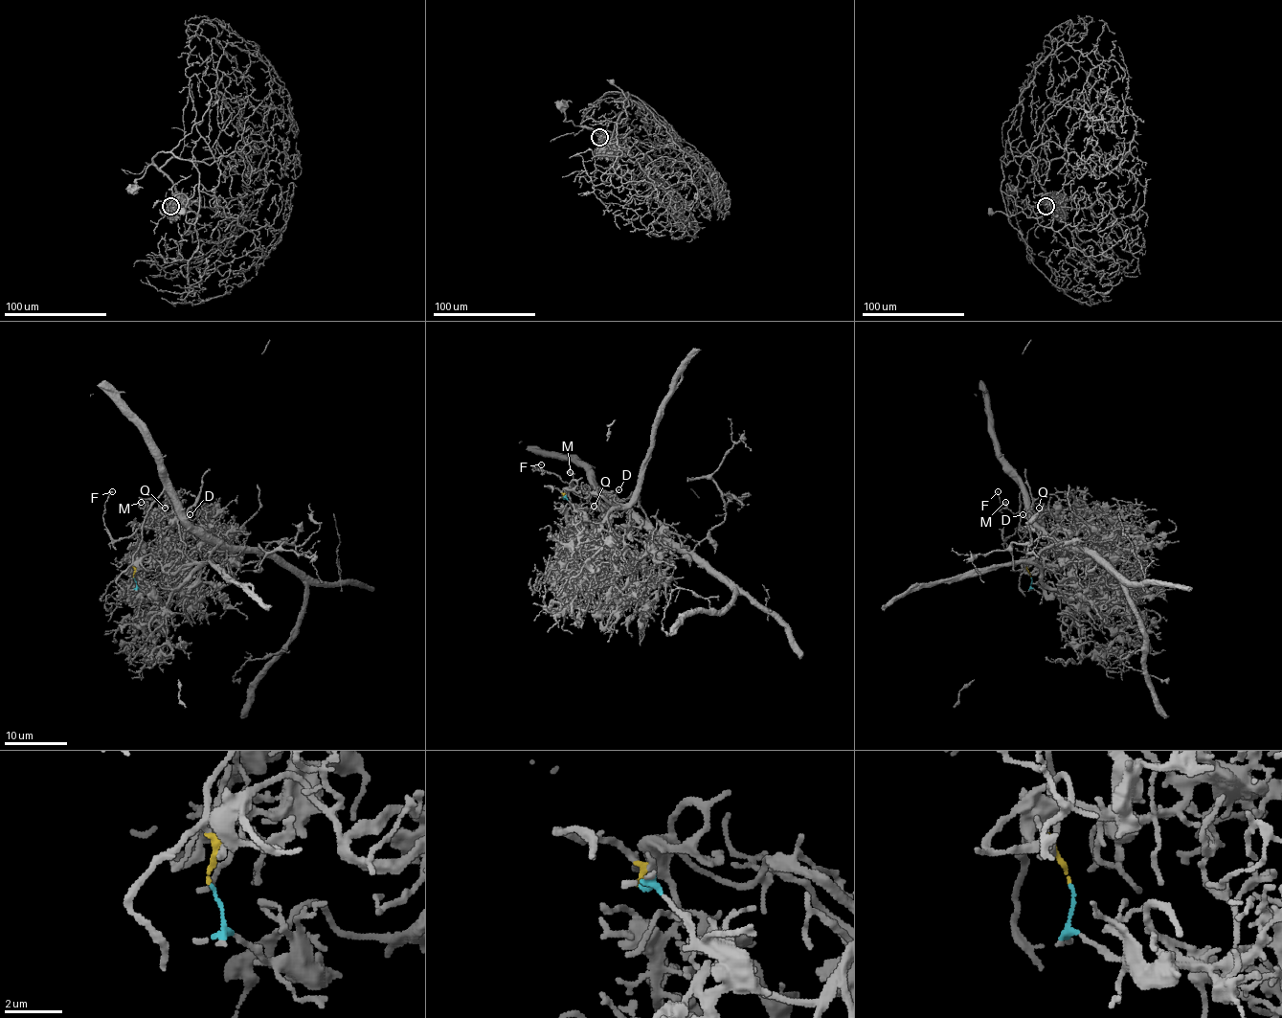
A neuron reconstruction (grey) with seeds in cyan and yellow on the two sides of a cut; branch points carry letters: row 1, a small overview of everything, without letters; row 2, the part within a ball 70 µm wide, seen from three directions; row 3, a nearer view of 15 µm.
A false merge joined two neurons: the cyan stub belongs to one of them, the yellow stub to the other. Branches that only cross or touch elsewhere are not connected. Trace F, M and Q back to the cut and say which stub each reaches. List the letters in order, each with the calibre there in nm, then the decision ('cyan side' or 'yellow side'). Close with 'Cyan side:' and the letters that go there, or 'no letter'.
F: 200 nm thick; yellow side
M: 200 nm thick; yellow side
Q: 120 nm thick; cyan side
Cyan side: Q

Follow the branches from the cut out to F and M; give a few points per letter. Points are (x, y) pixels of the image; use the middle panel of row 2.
F: (561, 497), (561, 492), (571, 486), (546, 470), (531, 469), (541, 464)
M: (561, 497), (561, 492), (571, 485), (575, 486), (570, 472)

